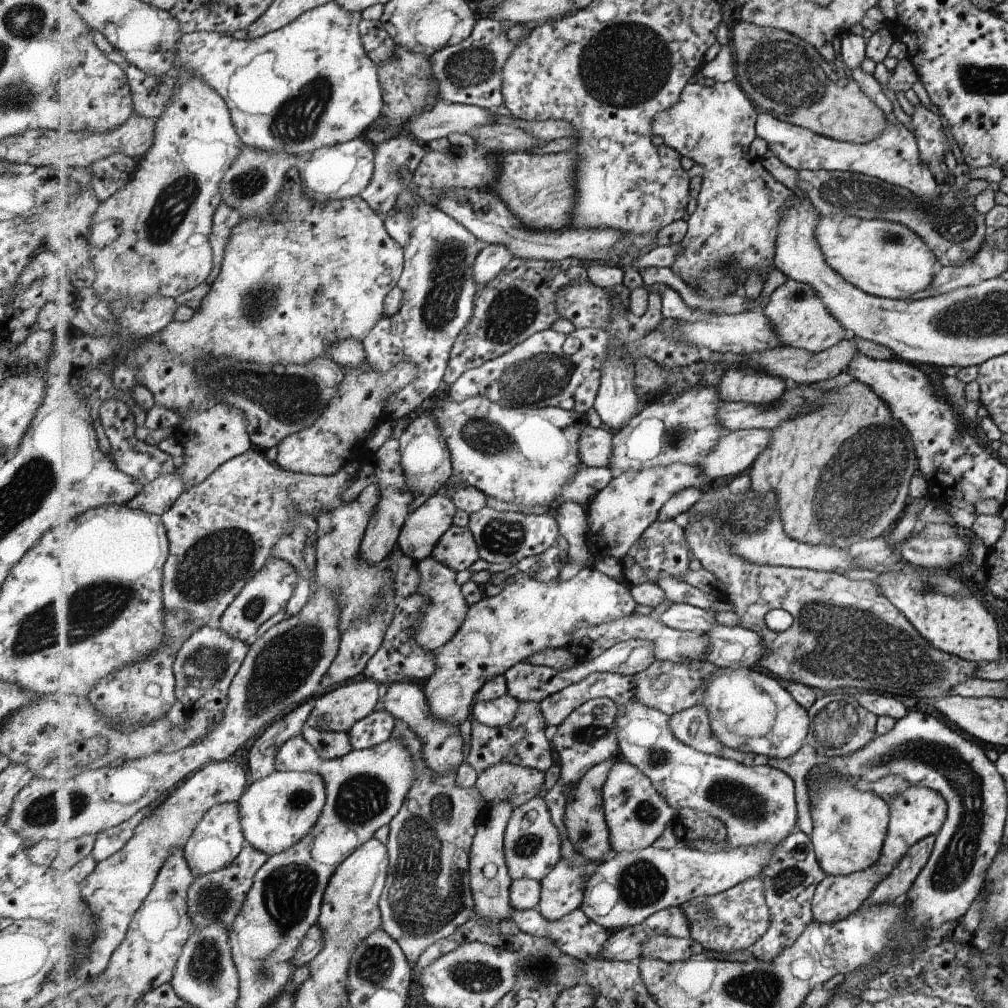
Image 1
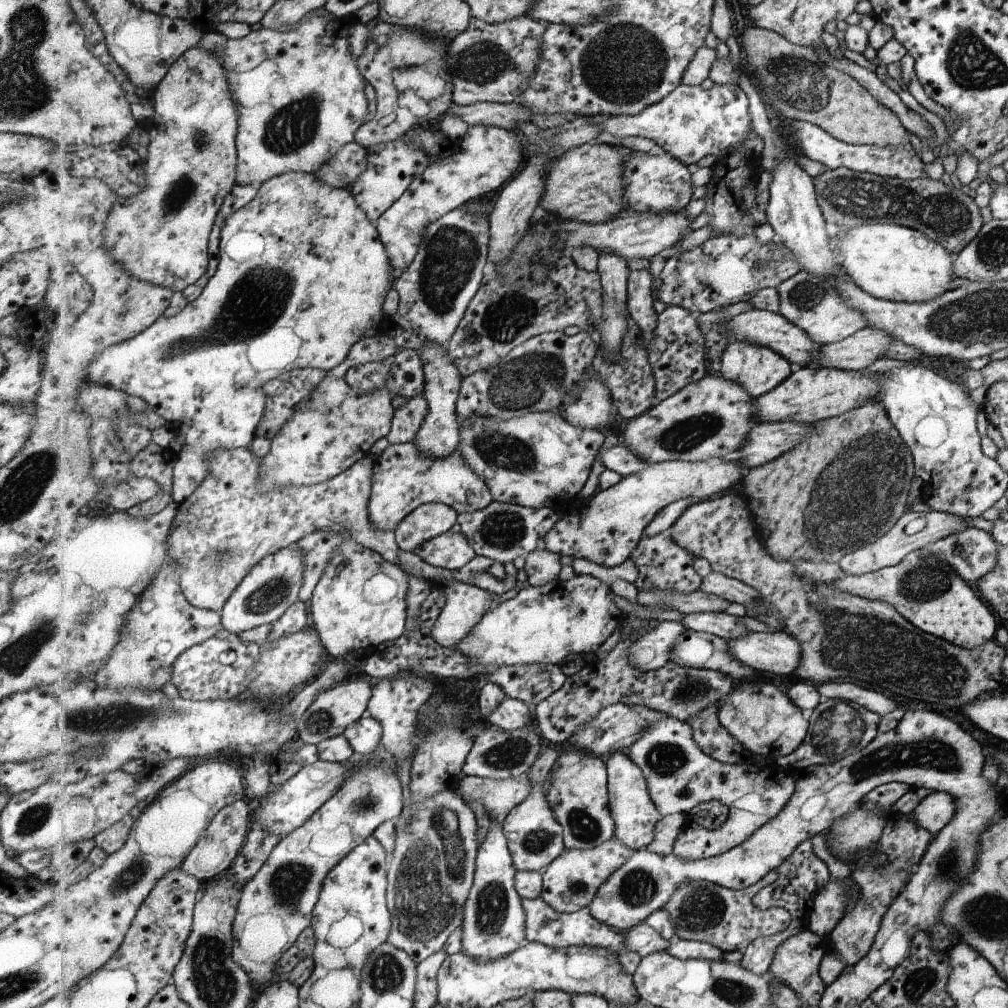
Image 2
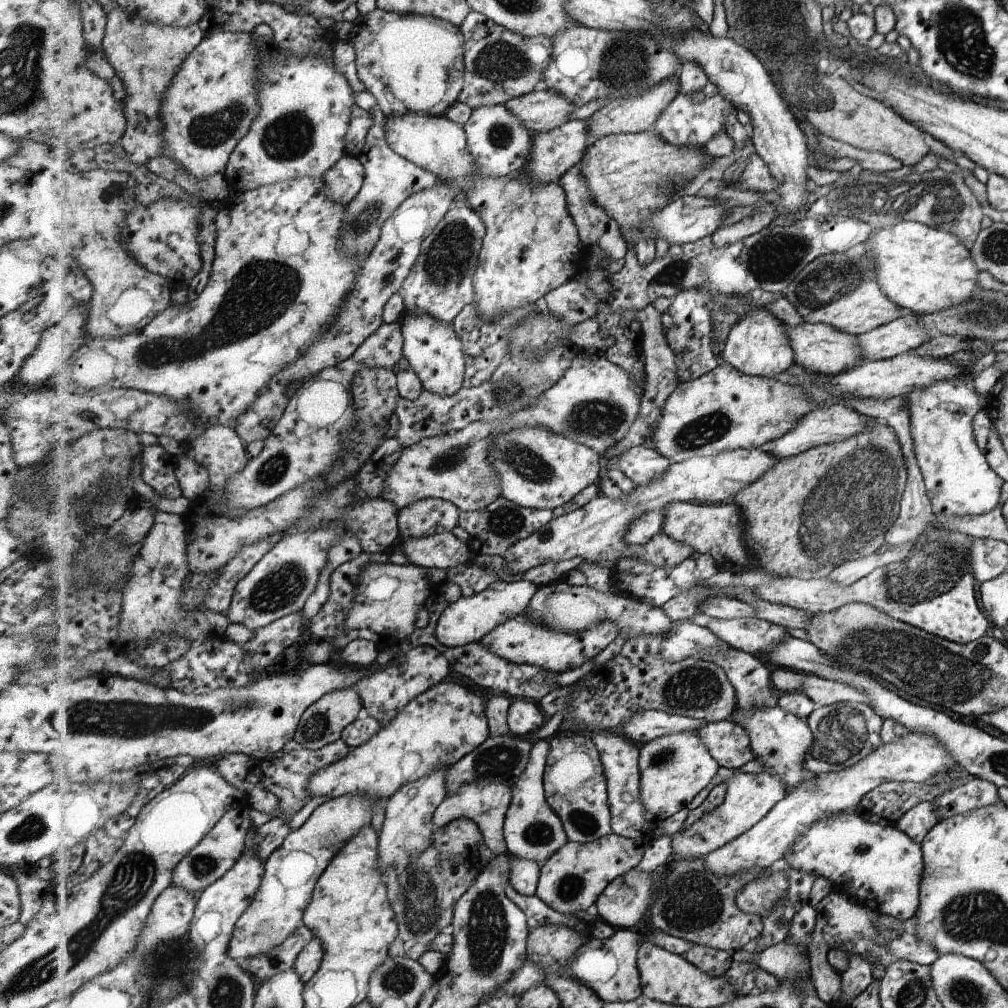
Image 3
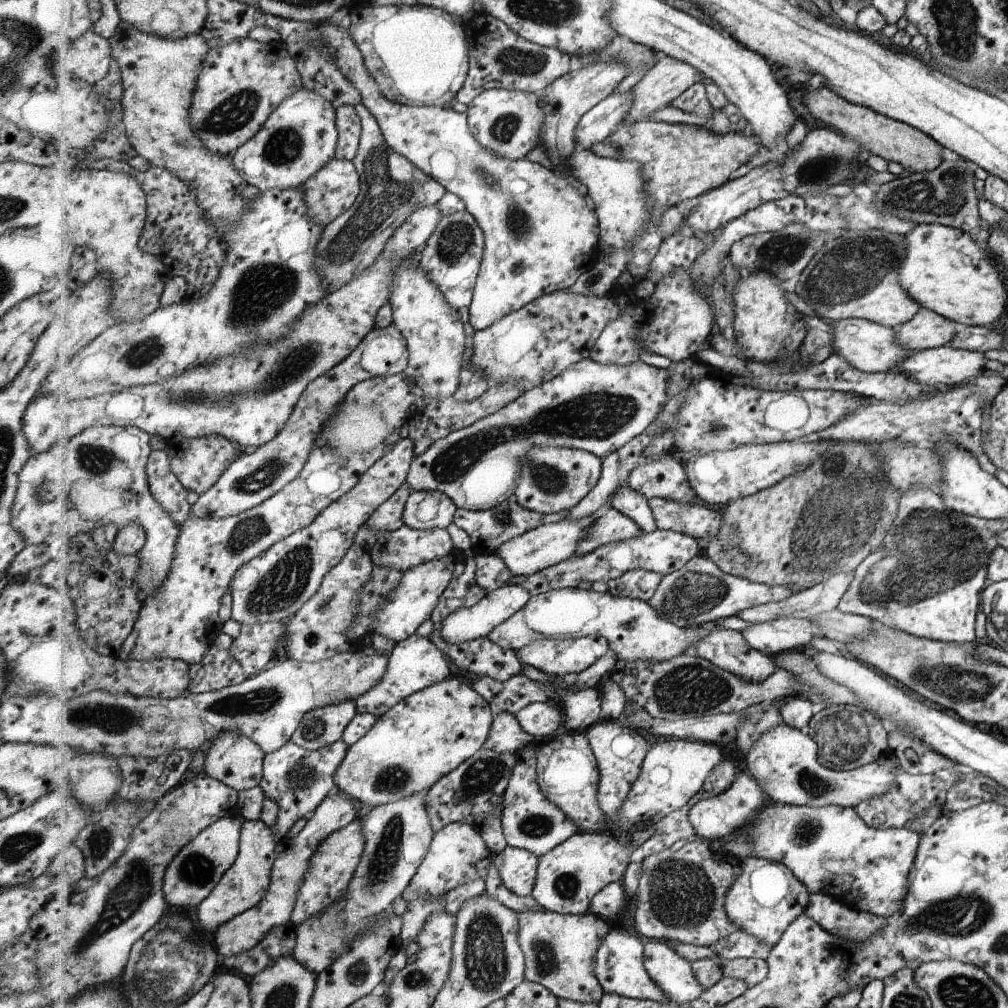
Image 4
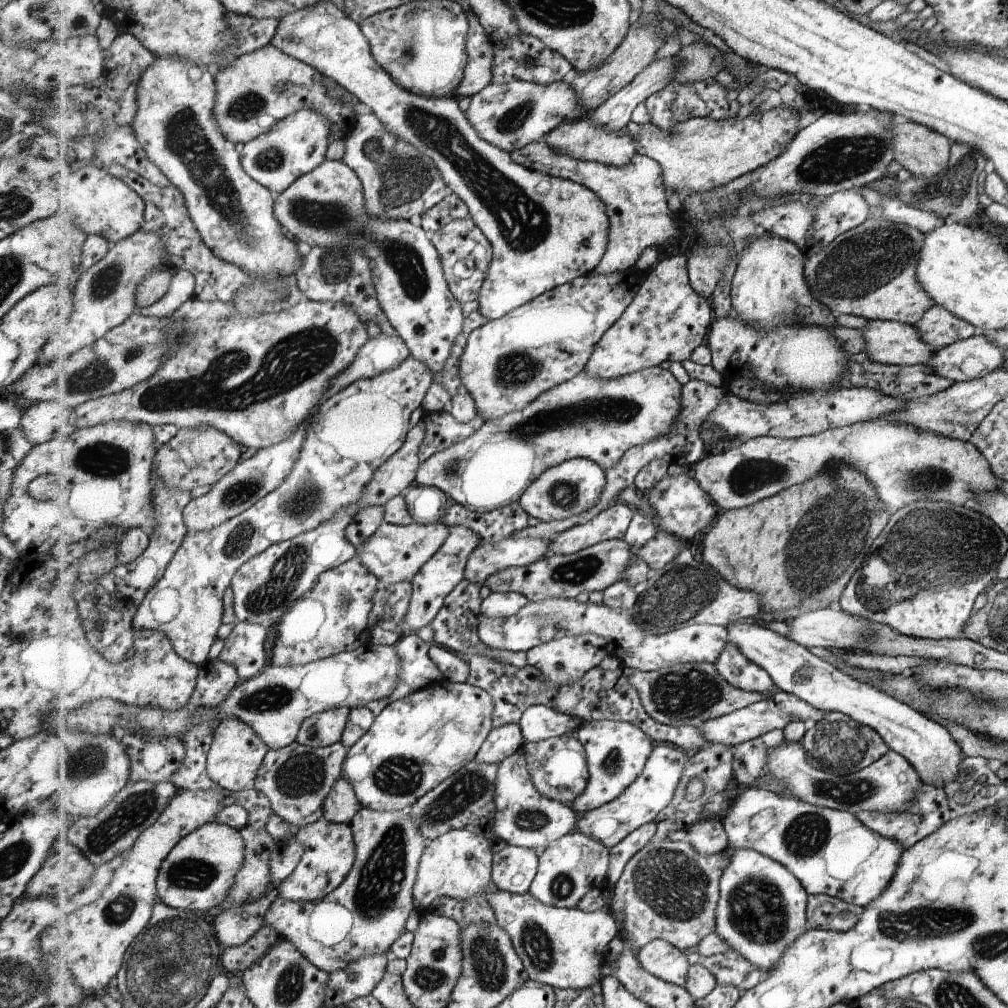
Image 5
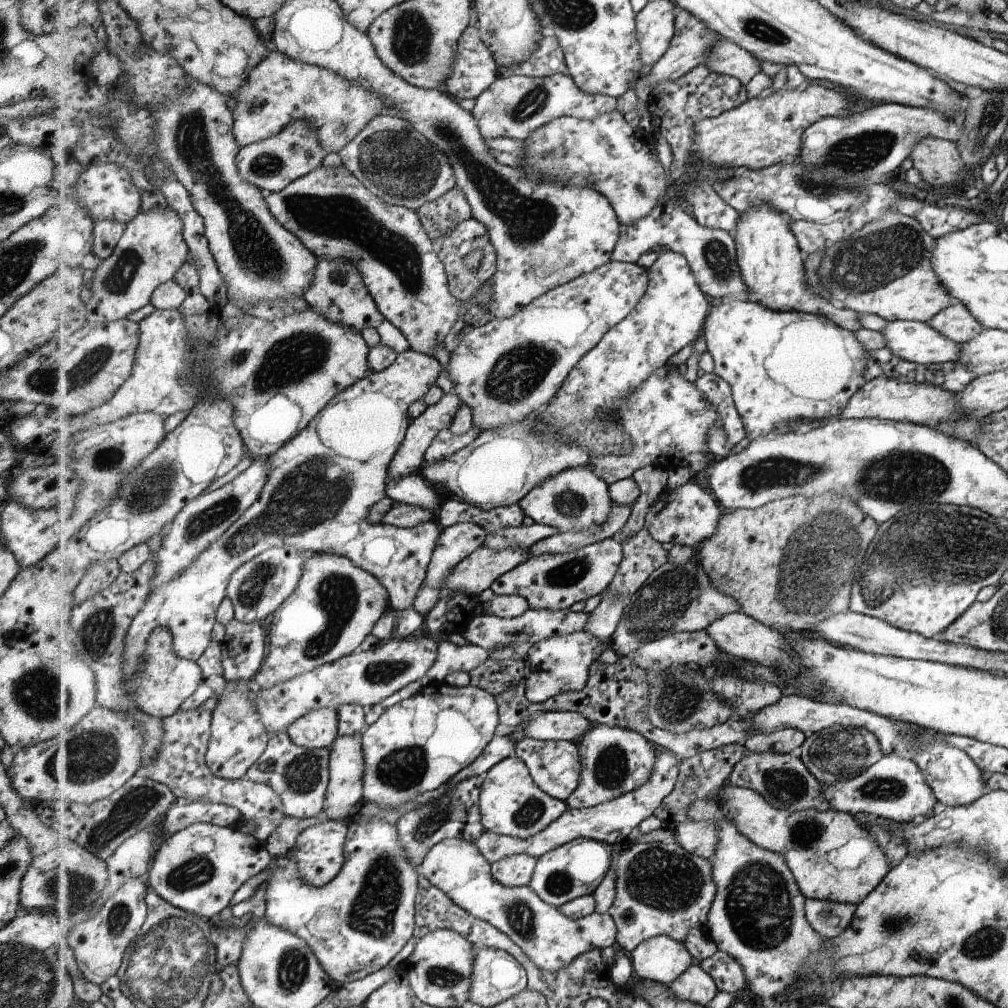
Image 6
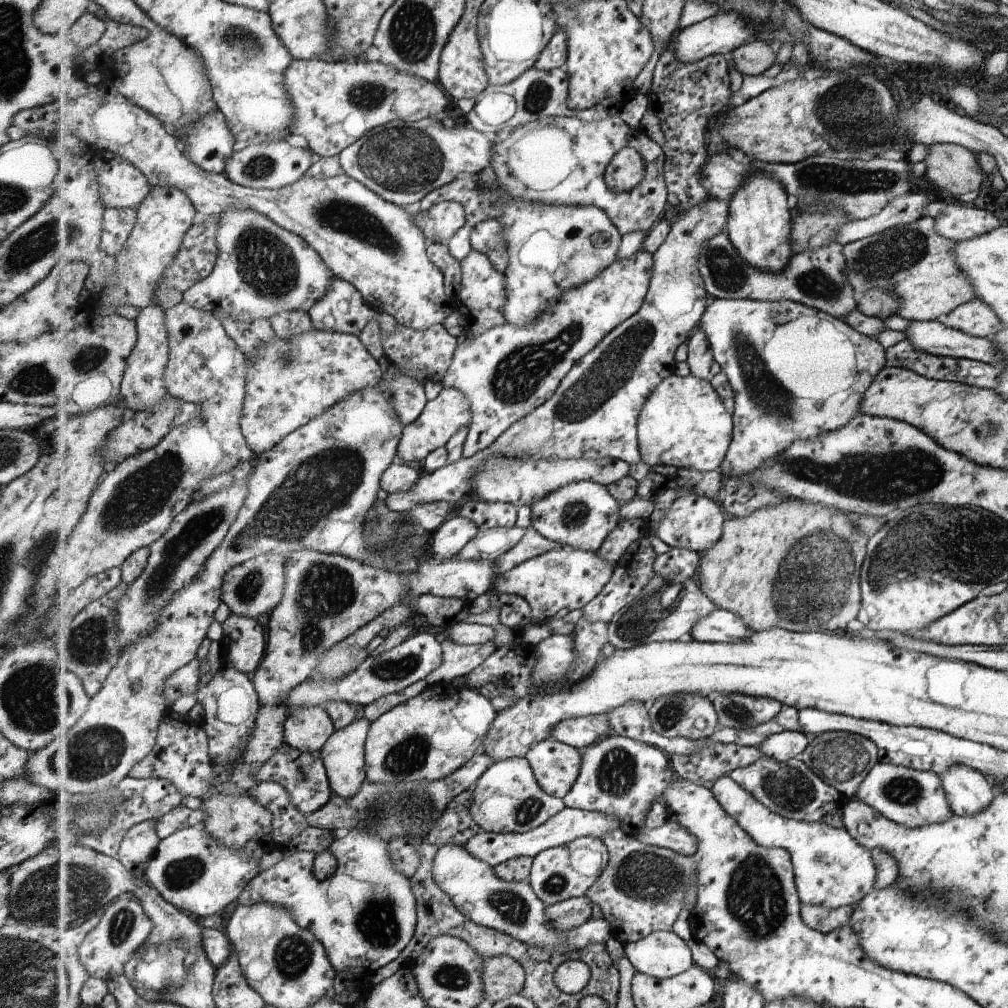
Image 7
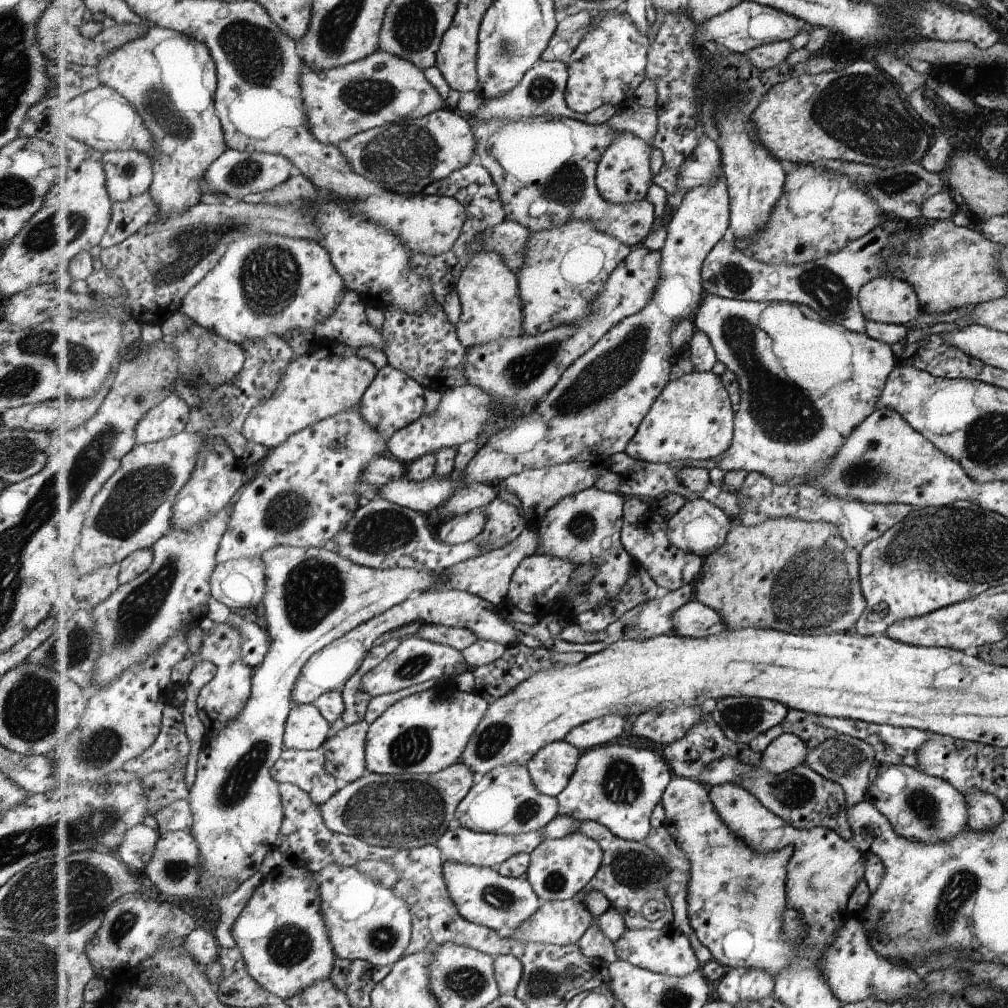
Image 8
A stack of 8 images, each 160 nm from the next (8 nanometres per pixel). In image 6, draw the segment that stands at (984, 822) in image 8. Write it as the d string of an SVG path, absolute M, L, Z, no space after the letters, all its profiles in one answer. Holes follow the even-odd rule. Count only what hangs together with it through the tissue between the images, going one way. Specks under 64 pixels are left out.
M928 739L912 758L920 767L926 782L932 787L939 807L958 807L975 802L984 795L982 774L975 763L963 752L951 748L940 739Z

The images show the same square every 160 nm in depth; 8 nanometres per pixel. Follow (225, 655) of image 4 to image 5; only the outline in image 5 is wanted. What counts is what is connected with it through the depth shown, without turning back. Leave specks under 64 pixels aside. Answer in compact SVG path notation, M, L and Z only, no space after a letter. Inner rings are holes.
M208 658L199 665L198 685L190 698L190 706L217 708L241 682L237 669L228 662Z

